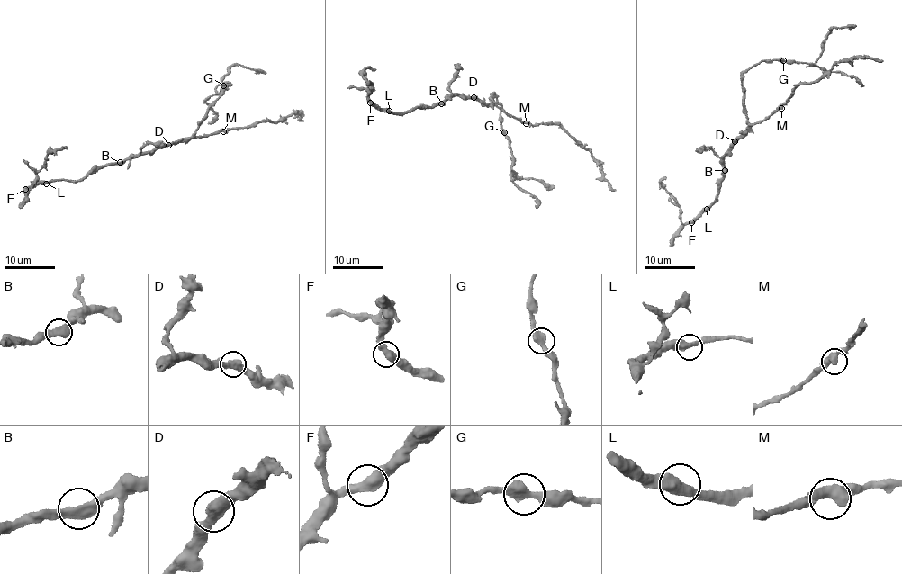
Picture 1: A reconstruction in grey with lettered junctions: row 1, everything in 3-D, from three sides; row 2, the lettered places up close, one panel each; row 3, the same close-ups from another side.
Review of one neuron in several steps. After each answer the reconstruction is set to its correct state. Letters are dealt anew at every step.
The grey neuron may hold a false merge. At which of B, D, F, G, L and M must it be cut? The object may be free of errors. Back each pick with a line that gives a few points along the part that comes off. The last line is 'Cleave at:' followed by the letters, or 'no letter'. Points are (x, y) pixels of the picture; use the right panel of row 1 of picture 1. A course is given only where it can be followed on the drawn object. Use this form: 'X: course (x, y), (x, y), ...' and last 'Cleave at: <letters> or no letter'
Cleave at: no letter

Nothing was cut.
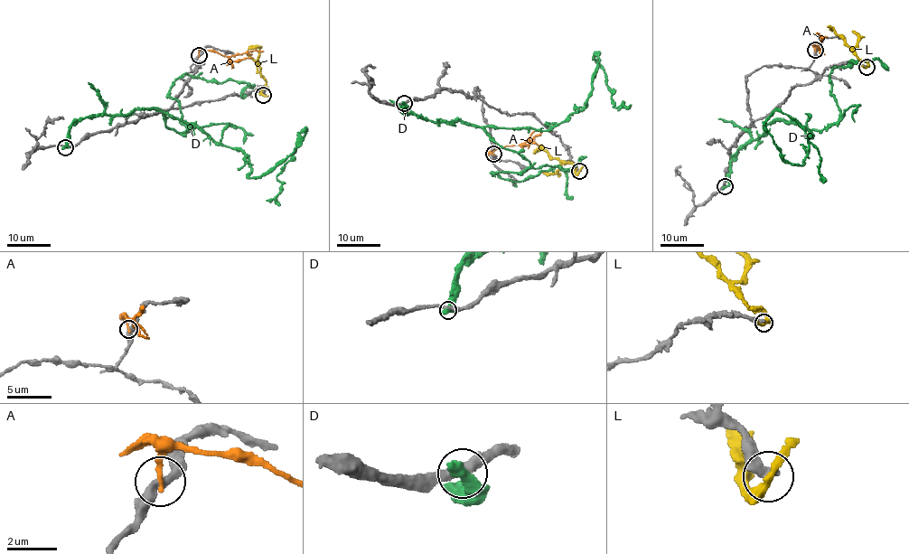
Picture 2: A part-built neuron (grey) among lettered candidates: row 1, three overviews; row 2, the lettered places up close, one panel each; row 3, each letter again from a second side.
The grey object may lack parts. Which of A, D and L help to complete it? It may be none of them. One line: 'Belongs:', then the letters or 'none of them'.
Belongs: none of them

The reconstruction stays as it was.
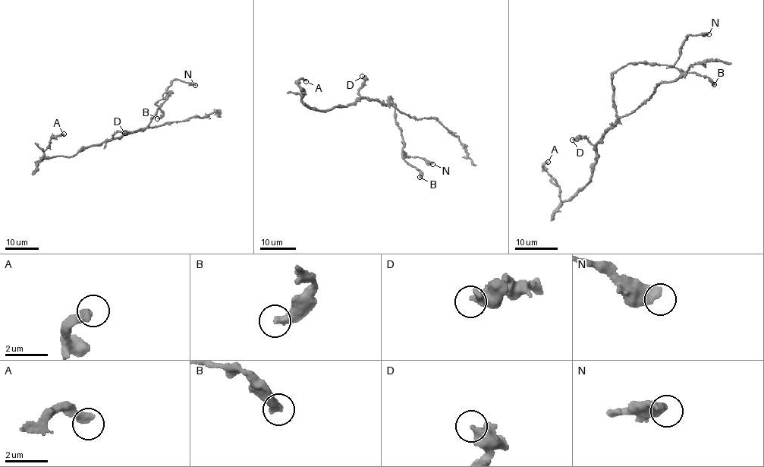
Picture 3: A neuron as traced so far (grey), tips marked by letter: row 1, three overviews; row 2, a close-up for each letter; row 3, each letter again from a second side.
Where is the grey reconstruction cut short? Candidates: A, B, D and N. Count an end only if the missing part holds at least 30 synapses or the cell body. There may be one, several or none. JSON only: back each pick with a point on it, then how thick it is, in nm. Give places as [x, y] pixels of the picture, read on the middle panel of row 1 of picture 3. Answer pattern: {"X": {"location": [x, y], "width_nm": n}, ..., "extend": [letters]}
{"extend": []}

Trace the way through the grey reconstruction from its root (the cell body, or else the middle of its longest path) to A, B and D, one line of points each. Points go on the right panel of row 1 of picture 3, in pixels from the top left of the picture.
A: (607, 130), (594, 144), (590, 180), (567, 200), (561, 201), (559, 187), (545, 170), (548, 162)
B: (607, 130), (617, 120), (611, 78), (629, 63), (677, 67), (677, 70), (704, 75), (710, 78), (714, 84)
D: (607, 130), (594, 145), (580, 136), (572, 140)

